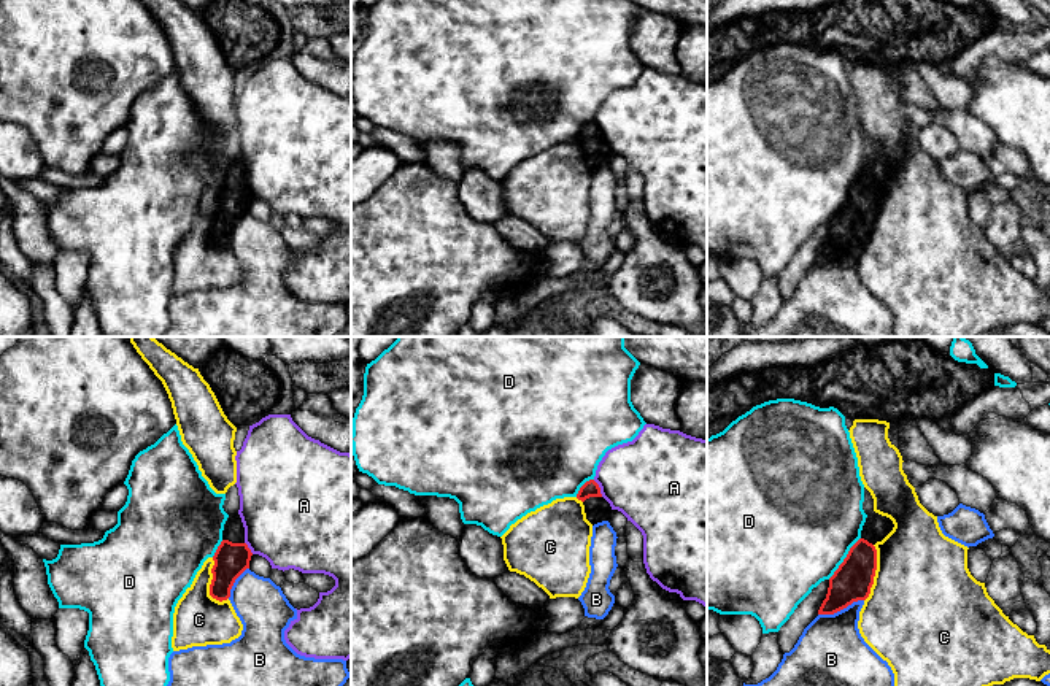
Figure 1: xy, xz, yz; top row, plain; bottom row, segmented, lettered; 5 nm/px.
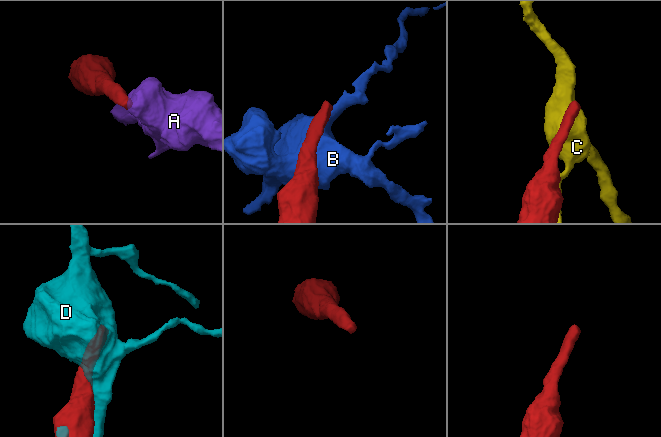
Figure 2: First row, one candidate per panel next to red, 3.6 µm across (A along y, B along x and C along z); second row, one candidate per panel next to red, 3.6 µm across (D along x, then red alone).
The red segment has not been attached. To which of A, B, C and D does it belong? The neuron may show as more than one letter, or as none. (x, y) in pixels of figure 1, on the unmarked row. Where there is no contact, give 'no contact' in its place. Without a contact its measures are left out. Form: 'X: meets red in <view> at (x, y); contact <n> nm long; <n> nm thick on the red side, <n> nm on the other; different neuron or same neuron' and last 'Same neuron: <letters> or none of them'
A: meets red in xz at (599, 132); contact 100 nm long; 80 nm thick on the red side, 420 nm on the other; different neuron
B: meets red in yz at (841, 253); contact 240 nm long; 200 nm thick on the red side, 360 nm on the other; different neuron
C: meets red in xy at (212, 226); contact 240 nm long; 180 nm thick on the red side, 260 nm on the other; different neuron
D: meets red in yz at (845, 202); contact 280 nm long; 200 nm thick on the red side, 500 nm on the other; different neuron
Same neuron: none of them

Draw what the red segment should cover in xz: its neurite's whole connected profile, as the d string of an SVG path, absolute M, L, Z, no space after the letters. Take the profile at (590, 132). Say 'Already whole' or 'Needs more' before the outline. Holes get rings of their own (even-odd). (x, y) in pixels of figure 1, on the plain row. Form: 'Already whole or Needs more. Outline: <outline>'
Needs more. Outline: M594 124L586 125L578 138L577 143L583 146L586 164L594 170L602 165L608 165L612 151L602 141L600 132Z

